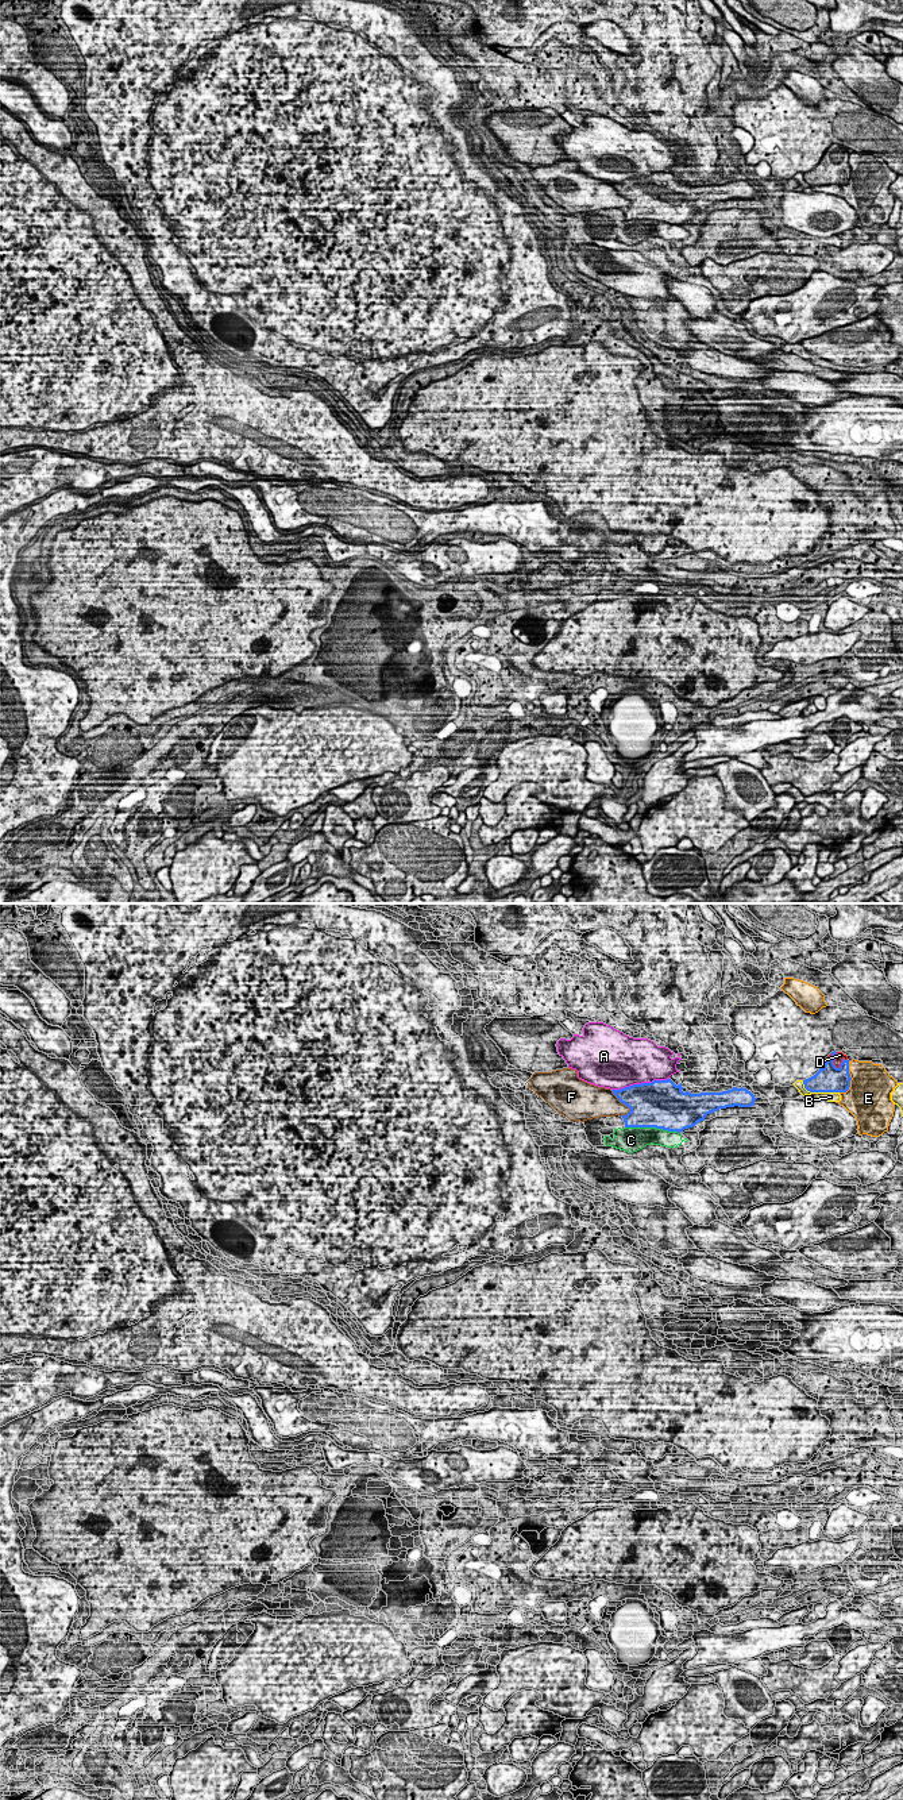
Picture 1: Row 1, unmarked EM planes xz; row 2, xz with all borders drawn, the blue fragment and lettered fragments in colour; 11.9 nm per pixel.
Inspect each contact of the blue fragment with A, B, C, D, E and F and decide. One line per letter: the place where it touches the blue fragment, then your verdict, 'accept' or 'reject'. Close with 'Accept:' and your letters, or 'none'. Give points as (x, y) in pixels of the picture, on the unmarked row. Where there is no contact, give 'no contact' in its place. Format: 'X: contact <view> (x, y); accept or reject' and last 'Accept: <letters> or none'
A: contact xz (641, 176); reject
B: contact xz (818, 184); reject
C: contact xz (652, 219); reject
D: contact xz (834, 151); accept
E: contact xz (851, 172); reject
F: contact xz (622, 195); reject
Accept: D

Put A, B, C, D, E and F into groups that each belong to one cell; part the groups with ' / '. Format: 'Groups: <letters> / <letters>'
Groups: A / B / C / D / E / F

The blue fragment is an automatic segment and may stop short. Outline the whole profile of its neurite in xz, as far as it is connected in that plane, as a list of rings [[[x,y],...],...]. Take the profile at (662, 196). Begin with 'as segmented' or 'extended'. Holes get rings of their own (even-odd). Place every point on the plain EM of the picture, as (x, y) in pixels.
as segmented; [[[667,171],[611,184],[621,196],[630,201],[626,208],[621,208],[625,220],[656,220],[678,226],[705,213],[707,207],[719,201],[750,200],[757,192],[742,180],[701,186],[682,182],[682,176],[676,178]]]

